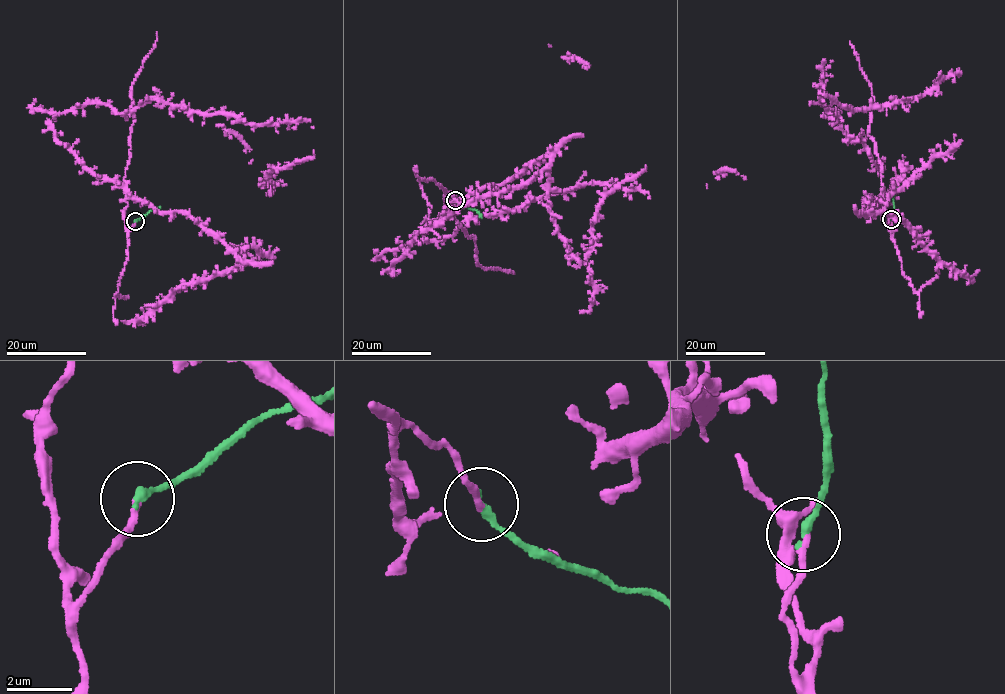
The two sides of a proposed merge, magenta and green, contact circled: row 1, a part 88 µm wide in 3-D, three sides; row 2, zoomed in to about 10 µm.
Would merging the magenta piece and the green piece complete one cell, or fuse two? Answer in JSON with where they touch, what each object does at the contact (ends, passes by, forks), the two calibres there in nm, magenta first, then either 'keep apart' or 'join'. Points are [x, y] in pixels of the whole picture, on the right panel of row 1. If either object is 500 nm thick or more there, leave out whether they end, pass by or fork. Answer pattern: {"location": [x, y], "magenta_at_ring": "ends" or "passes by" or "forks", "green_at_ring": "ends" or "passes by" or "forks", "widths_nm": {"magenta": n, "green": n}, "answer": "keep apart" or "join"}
{"location": [891, 219], "magenta_at_ring": "ends", "green_at_ring": "ends", "widths_nm": {"magenta": 200, "green": 260}, "answer": "join"}

